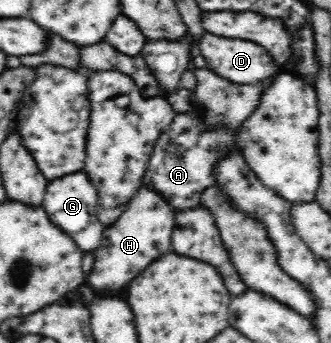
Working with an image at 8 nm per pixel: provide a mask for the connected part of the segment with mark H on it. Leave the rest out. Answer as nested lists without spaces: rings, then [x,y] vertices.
[[[143,186],[127,203],[125,211],[111,227],[103,231],[103,239],[99,249],[93,251],[95,263],[91,273],[86,277],[86,283],[101,293],[115,293],[127,289],[123,283],[135,279],[151,261],[157,261],[163,253],[171,251],[171,237],[175,227],[176,211],[155,190]]]

